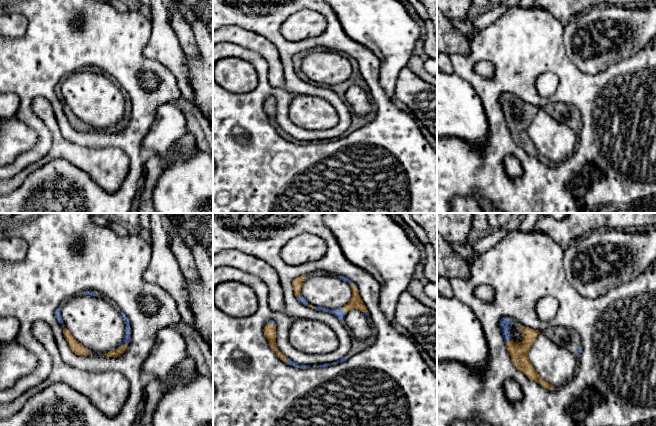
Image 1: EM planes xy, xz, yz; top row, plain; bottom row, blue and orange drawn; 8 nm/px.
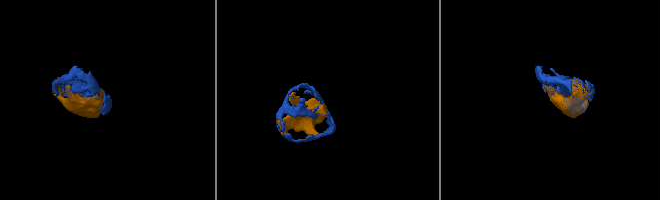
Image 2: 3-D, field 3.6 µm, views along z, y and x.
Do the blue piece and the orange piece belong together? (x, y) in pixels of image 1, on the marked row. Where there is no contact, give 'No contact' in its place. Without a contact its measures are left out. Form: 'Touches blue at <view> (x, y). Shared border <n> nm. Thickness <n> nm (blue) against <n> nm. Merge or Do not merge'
Touches blue at xy (122, 344). Shared border 90 nm. Thickness 60 nm (blue) against 70 nm. Merge

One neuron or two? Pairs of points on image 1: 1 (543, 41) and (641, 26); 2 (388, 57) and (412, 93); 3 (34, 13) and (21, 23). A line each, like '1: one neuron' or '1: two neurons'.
1: two neurons
2: two neurons
3: two neurons

